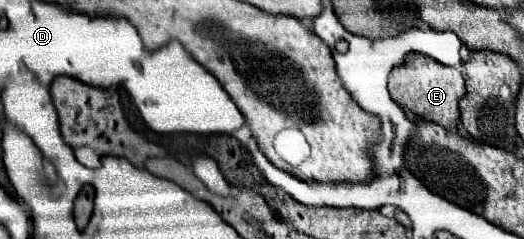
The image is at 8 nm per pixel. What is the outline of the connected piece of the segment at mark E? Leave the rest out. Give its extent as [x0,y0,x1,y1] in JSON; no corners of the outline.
[388,53,466,129]

